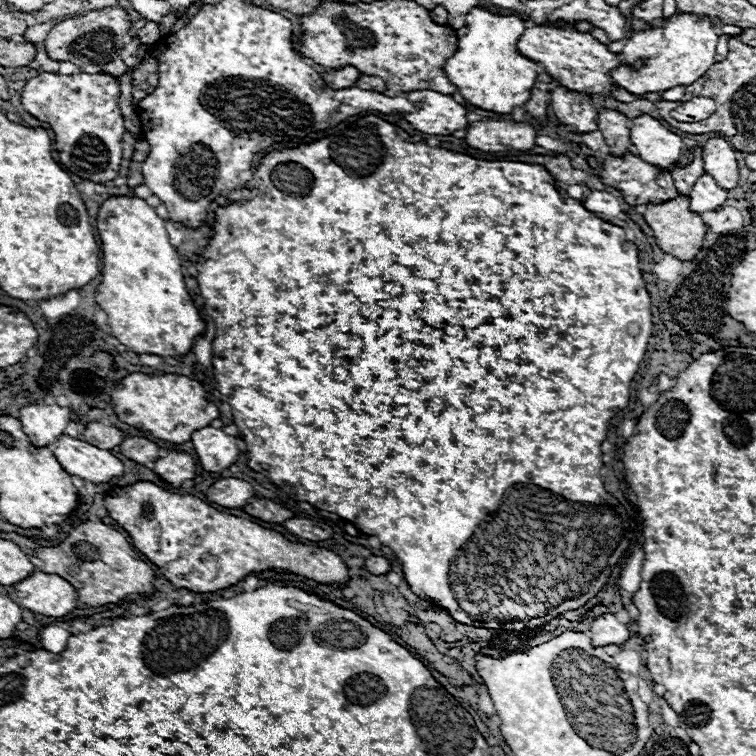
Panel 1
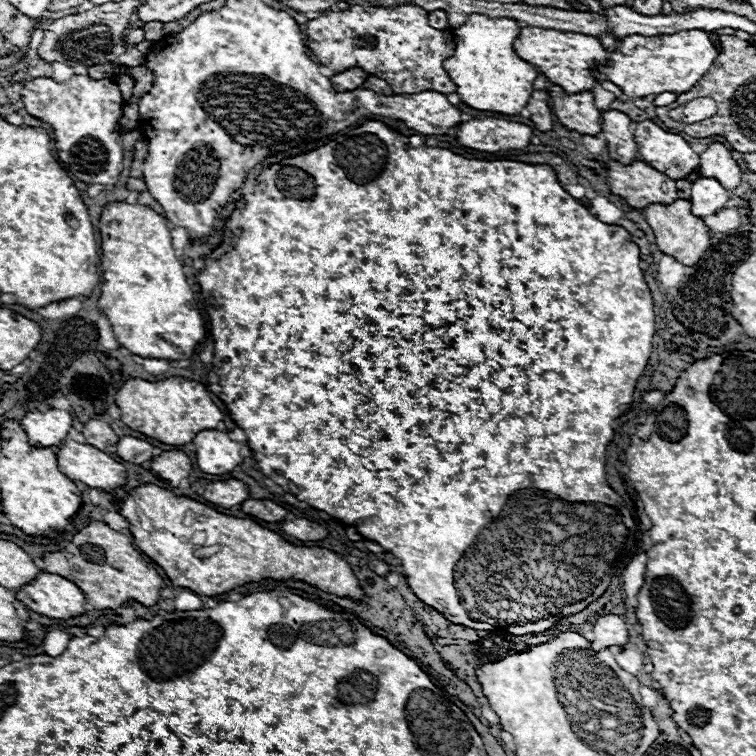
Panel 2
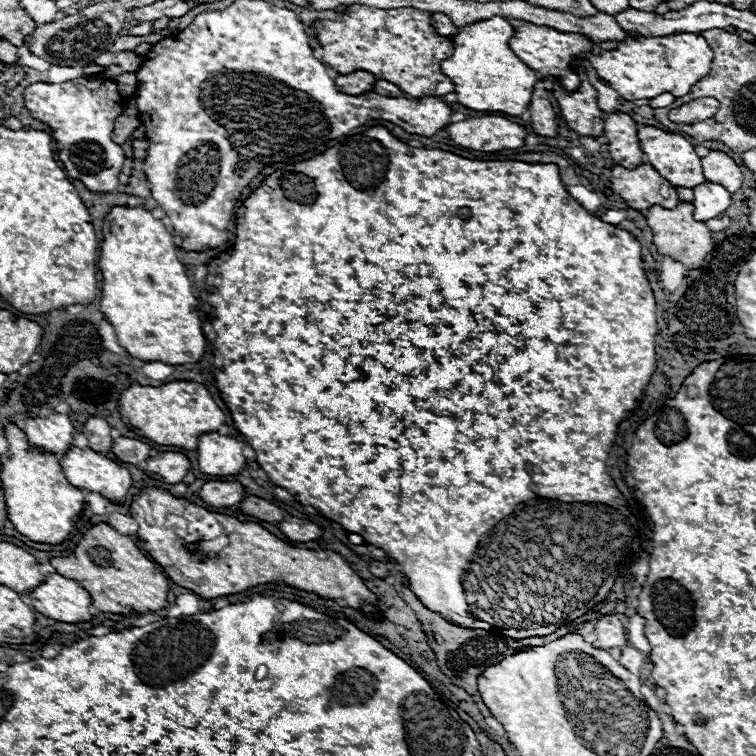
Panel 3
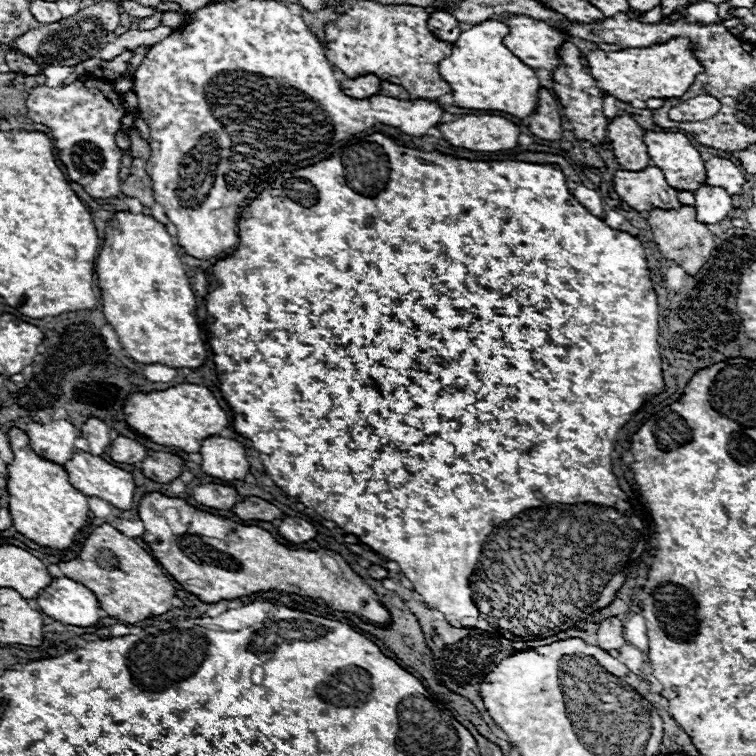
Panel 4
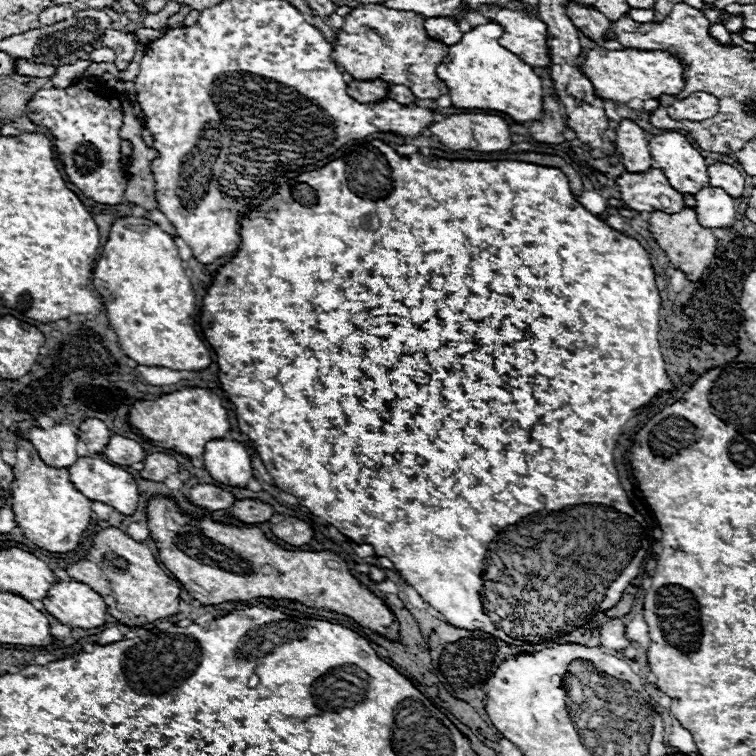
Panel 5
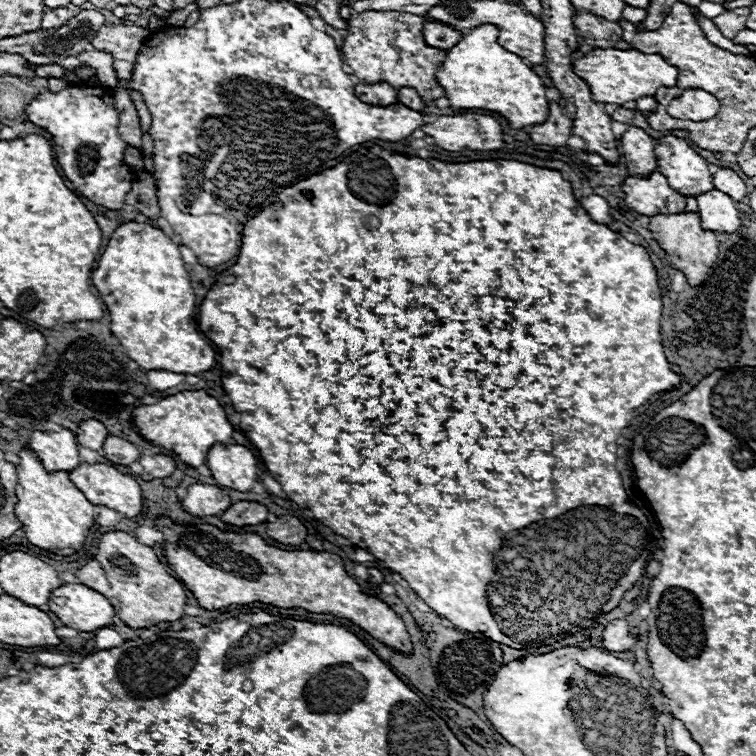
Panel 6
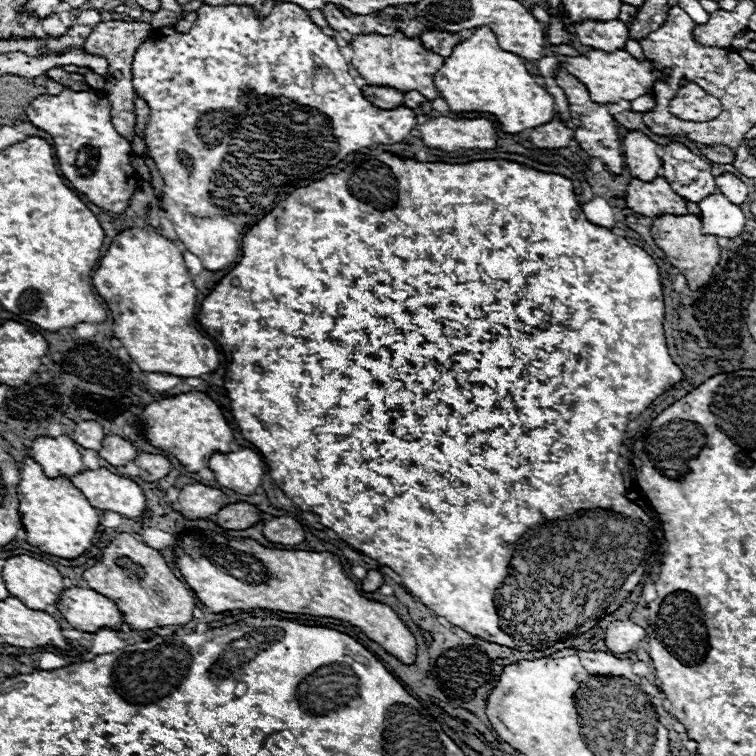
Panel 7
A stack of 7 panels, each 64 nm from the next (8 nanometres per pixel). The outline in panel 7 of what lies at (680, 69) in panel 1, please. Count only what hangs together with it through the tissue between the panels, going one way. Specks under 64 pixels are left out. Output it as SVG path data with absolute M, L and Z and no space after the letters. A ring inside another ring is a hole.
M590 50L580 56L566 56L564 62L558 66L566 68L570 74L574 74L590 92L590 98L600 104L612 104L618 100L634 100L642 94L650 94L656 78L660 78L658 72L652 72L650 60L636 60L624 50L616 52L604 52L604 50Z

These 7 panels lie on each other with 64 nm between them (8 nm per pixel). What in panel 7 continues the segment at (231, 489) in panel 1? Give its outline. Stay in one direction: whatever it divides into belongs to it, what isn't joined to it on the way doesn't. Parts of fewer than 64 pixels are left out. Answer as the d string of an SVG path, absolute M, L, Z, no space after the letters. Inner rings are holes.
M188 484L180 490L178 504L180 504L178 512L186 520L198 520L198 518L208 518L212 514L218 514L228 504L228 496L212 486Z

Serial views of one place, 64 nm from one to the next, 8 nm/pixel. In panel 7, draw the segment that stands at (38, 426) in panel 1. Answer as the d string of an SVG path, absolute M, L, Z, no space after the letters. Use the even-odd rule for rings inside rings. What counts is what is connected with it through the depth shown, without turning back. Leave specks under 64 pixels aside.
M66 434L58 438L50 436L36 438L32 444L32 458L42 466L48 478L58 478L58 476L70 478L84 470L78 446Z

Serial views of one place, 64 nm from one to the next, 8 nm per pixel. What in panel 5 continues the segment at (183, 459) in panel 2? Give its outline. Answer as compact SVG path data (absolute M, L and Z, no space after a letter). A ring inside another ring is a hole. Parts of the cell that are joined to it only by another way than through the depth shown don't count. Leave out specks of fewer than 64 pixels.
M156 452L156 454L150 454L142 460L142 470L140 470L140 476L146 478L146 480L156 480L156 482L162 482L166 480L170 474L176 474L180 470L178 462L168 456L168 454L162 454L162 452Z

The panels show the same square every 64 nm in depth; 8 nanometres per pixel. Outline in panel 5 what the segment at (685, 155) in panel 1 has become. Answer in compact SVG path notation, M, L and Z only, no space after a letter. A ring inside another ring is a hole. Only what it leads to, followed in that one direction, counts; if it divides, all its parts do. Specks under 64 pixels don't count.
M666 132L648 140L656 166L680 194L696 194L700 188L710 186L706 160L682 134Z

